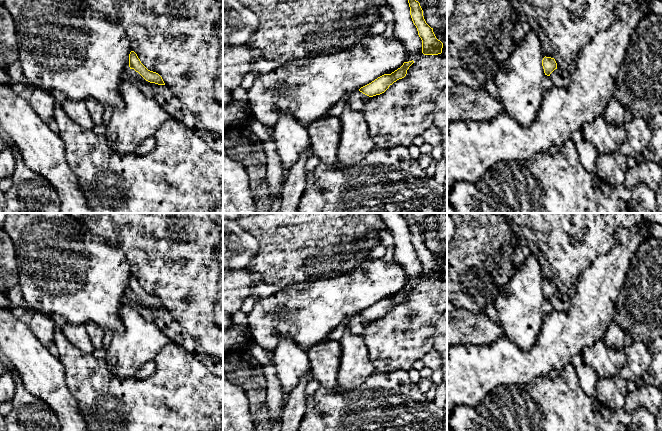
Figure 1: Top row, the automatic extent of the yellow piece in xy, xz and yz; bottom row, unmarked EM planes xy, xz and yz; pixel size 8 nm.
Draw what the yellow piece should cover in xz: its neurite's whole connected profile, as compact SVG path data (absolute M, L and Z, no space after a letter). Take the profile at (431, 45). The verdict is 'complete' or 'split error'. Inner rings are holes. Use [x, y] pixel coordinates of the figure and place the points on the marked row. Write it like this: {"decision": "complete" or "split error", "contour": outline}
{"decision": "complete", "contour": "M408 0L410 15L422 40L422 53L424 55L438 55L442 53L443 43L438 40L425 21L420 3L416 0Z"}

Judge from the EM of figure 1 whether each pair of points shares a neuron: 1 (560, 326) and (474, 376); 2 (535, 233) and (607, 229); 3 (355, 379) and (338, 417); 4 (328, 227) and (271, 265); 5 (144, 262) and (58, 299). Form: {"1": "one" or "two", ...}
{"1": "one", "2": "one", "3": "two", "4": "one", "5": "two"}

